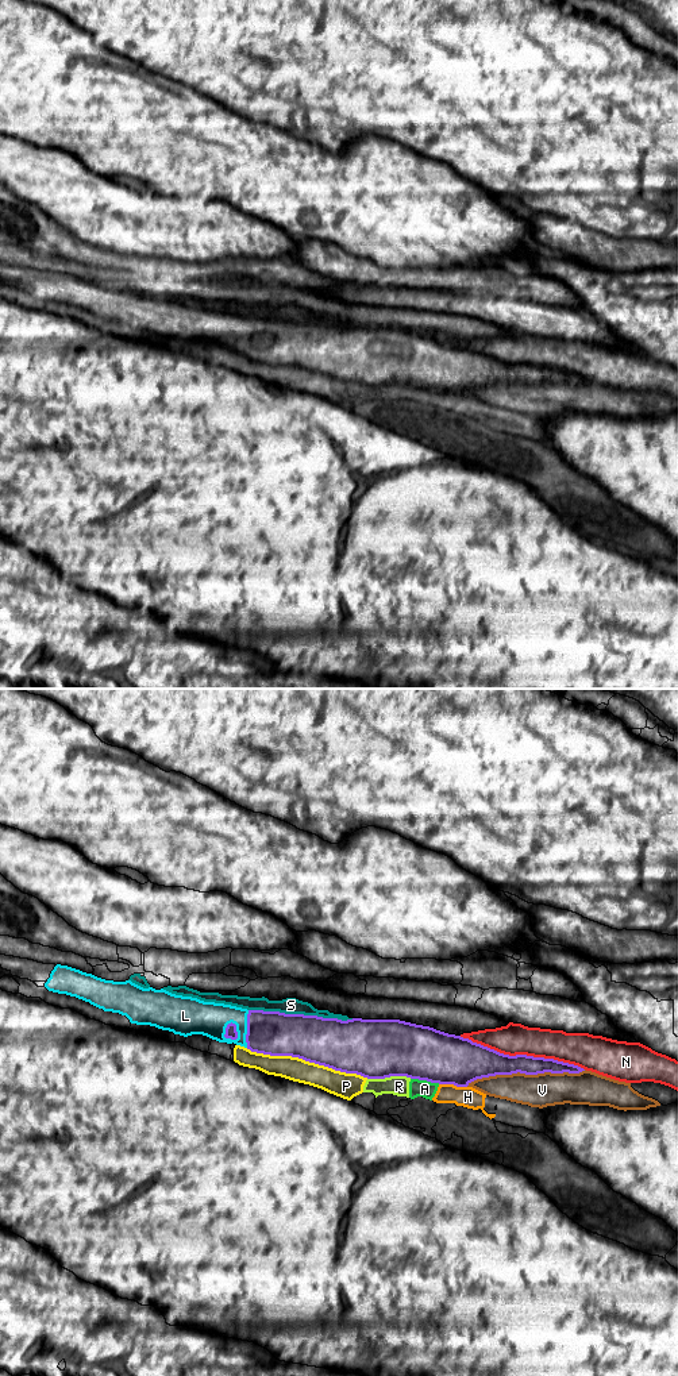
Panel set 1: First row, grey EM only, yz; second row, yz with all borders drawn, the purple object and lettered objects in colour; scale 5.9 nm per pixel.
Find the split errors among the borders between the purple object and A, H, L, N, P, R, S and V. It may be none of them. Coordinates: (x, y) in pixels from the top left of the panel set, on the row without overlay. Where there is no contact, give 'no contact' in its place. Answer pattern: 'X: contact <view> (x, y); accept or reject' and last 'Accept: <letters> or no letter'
A: contact yz (426, 388); reject
H: contact yz (453, 392); reject
L: contact yz (235, 339); accept
N: contact yz (522, 363); reject
P: contact yz (307, 369); reject
R: contact yz (389, 385); reject
S: contact yz (301, 323); reject
V: contact yz (526, 382); reject
Accept: L

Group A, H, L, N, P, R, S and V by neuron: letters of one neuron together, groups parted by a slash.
A H P R / L / N S / V

